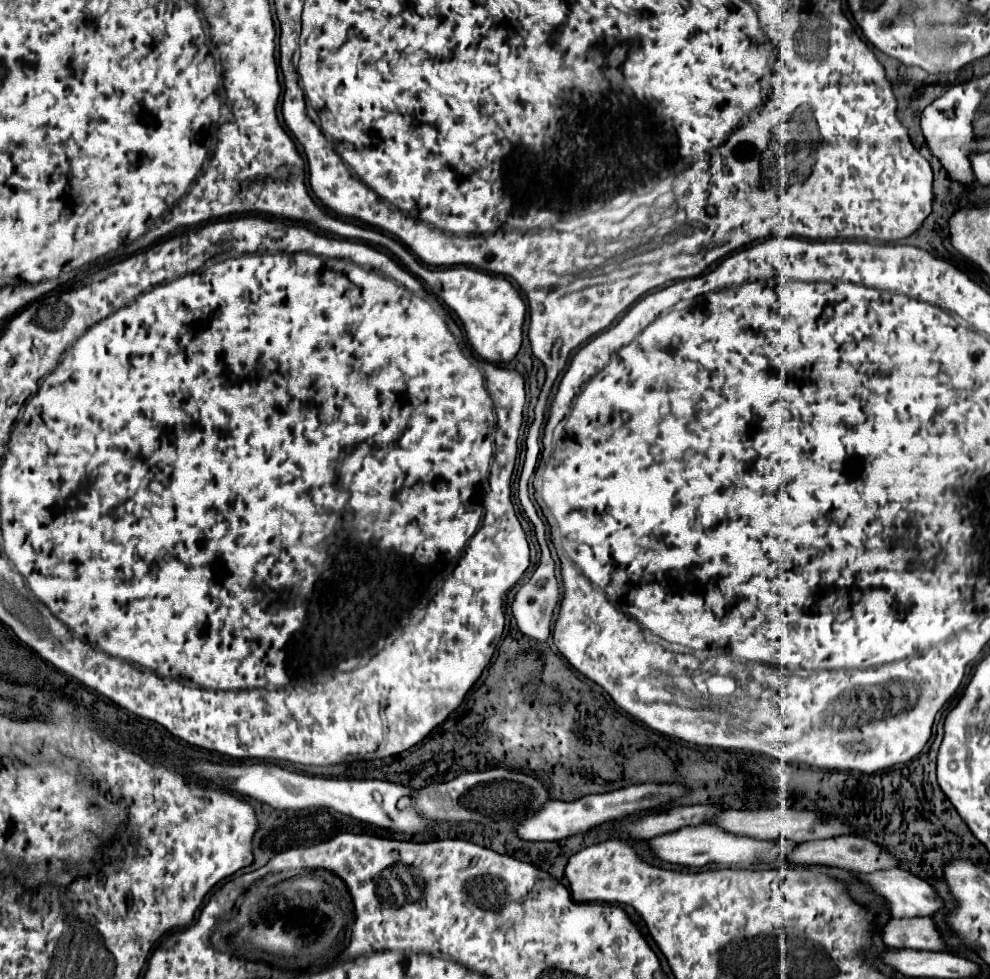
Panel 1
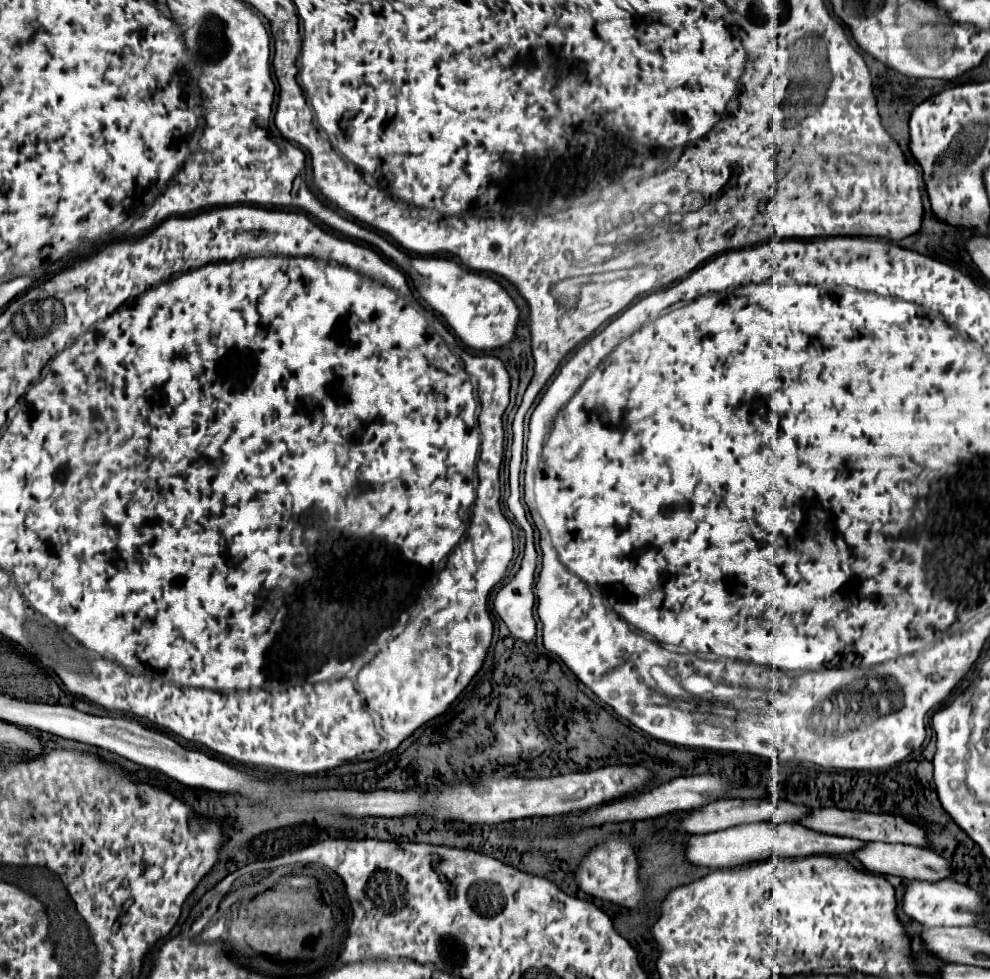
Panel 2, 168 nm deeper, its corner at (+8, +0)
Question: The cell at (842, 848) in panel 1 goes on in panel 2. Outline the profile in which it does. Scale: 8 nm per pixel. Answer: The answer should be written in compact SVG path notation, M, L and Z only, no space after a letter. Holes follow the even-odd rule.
M868 842L866 848L854 854L870 872L884 874L884 876L900 876L908 880L920 880L920 882L936 882L952 878L950 862L944 860L934 850L916 848L916 846L904 846L904 844L886 844L886 842Z

